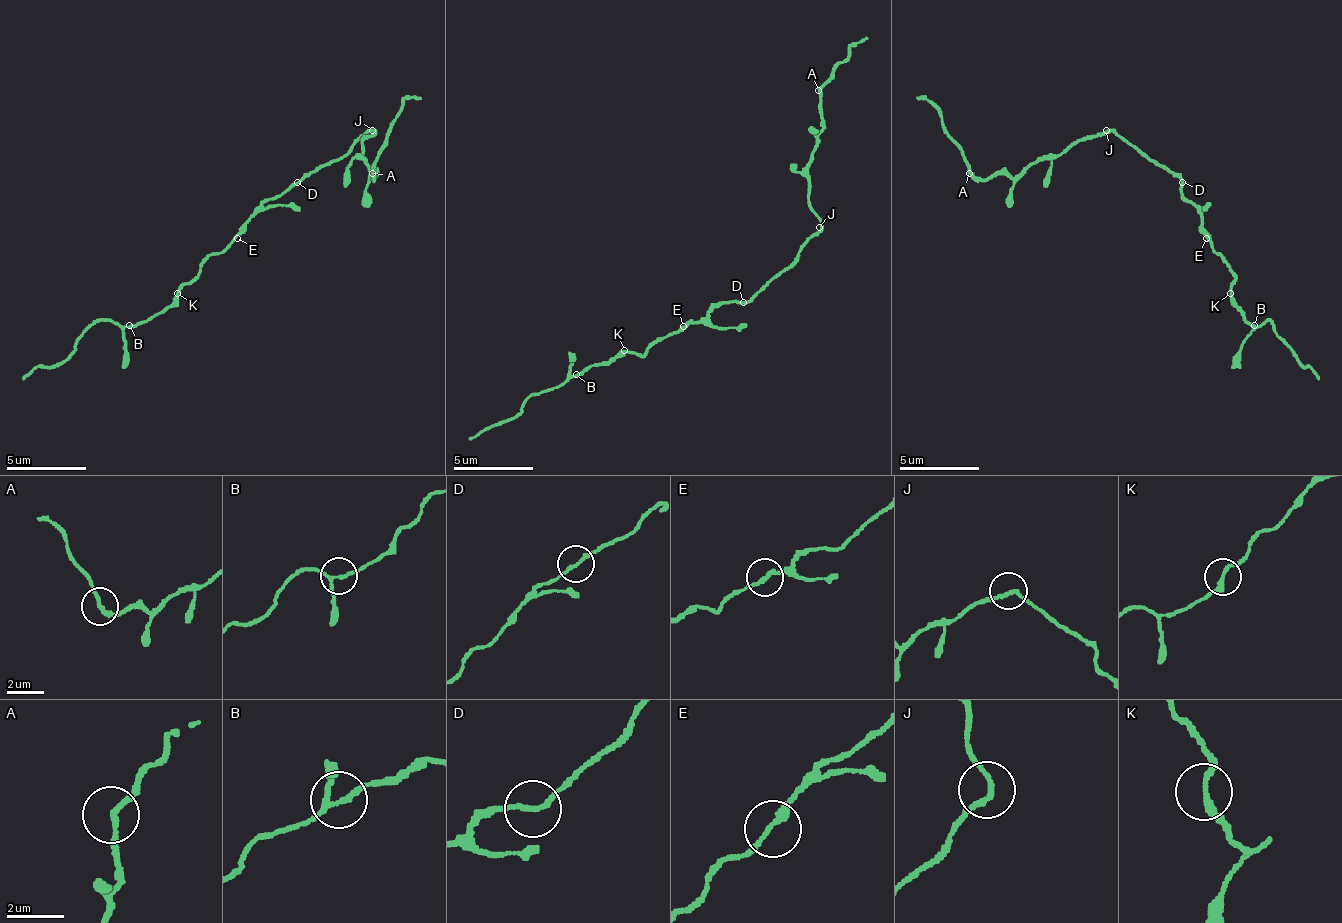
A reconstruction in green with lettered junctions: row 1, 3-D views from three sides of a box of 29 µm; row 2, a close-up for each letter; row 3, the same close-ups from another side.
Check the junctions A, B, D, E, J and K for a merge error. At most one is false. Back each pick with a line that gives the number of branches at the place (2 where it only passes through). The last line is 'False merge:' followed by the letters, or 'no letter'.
False merge: no letter

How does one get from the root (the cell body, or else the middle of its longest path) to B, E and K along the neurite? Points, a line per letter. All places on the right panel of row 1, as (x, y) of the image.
B: (1182, 186), (1182, 194), (1202, 218), (1210, 245), (1230, 265), (1230, 297), (1254, 325)
E: (1182, 186), (1182, 194), (1202, 218), (1202, 234), (1206, 238)
K: (1182, 186), (1182, 194), (1202, 218), (1202, 230), (1210, 245), (1230, 265), (1230, 273), (1234, 277), (1230, 293)

